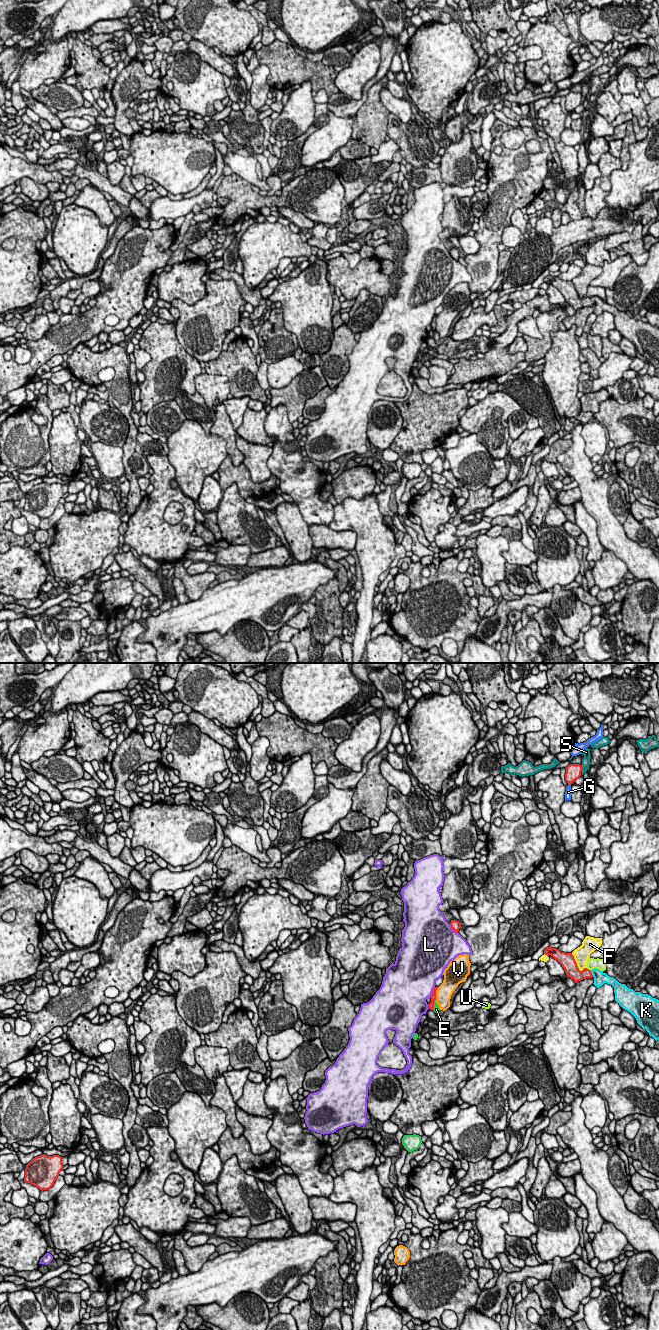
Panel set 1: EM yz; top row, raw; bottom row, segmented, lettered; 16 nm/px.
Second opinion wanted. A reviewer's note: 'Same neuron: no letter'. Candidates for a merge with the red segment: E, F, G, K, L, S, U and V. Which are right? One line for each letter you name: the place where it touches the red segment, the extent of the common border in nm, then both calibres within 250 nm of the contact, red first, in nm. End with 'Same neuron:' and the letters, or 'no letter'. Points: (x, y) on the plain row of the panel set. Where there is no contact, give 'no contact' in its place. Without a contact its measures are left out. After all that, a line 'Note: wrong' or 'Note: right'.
K: yz (591, 301) | 130 nm | 190/200 nm
Same neuron: K
Note: wrong

